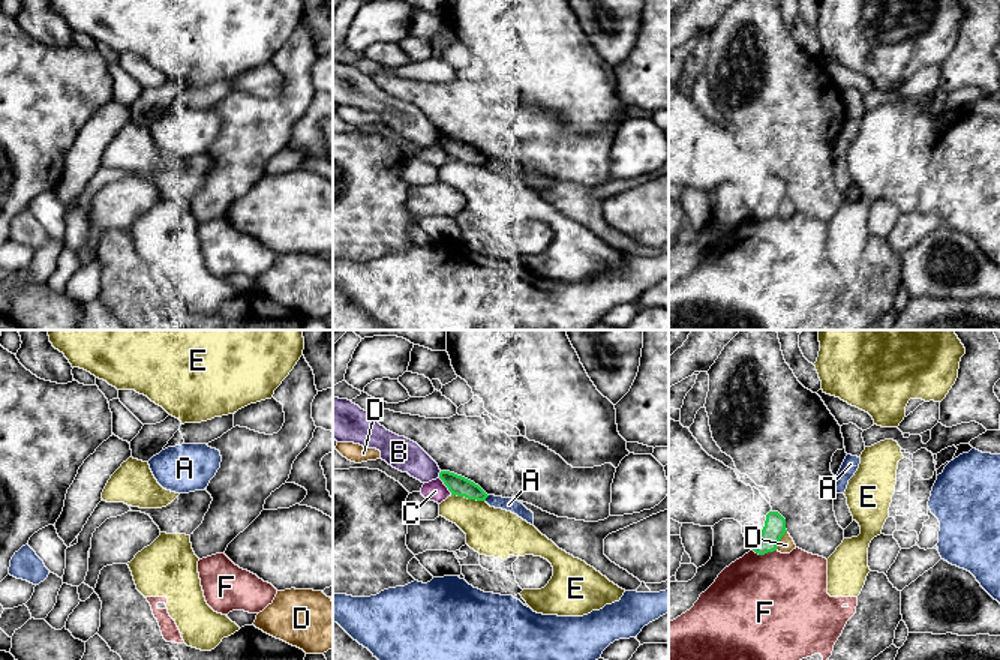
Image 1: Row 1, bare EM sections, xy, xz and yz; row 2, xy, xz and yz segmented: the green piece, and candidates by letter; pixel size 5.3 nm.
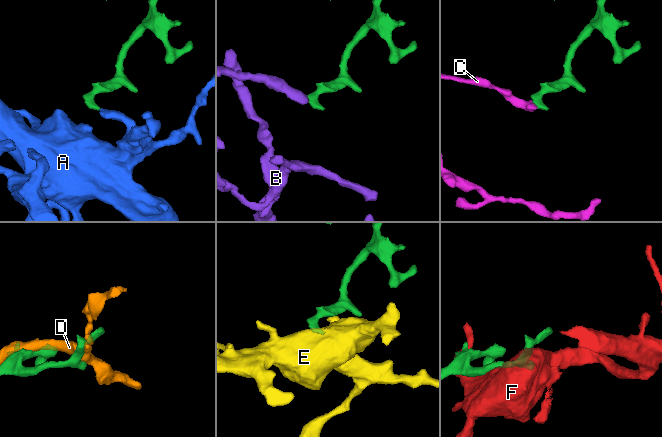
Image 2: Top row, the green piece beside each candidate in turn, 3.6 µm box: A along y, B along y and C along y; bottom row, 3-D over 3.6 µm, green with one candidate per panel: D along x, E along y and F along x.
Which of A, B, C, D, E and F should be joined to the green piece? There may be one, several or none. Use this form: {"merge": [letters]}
{"merge": []}

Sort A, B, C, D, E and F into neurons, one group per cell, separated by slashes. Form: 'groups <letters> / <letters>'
groups A / B / C / D / E / F

